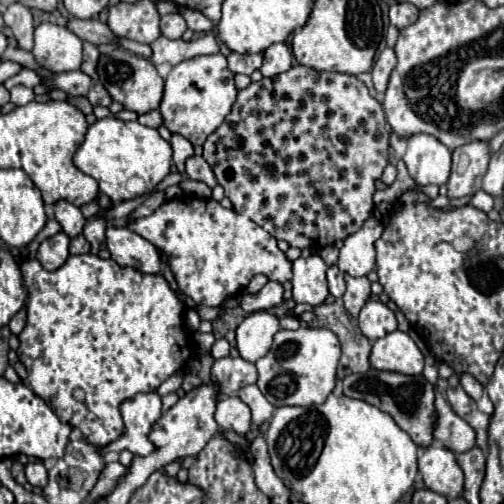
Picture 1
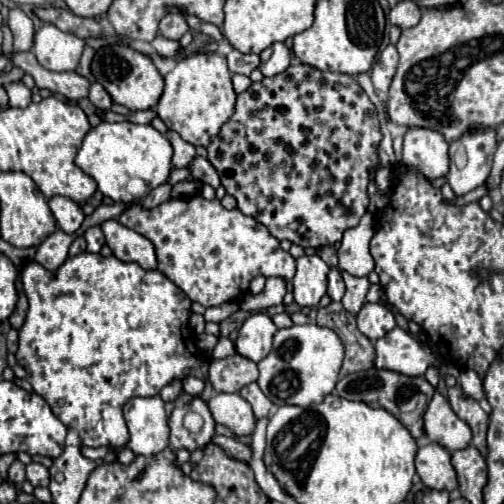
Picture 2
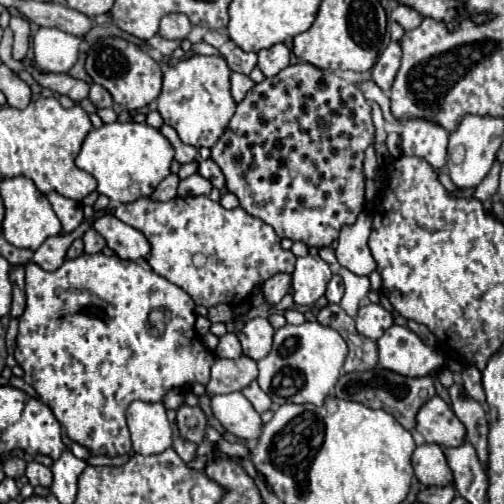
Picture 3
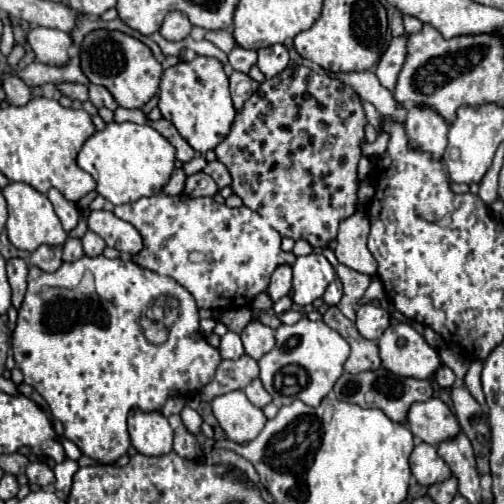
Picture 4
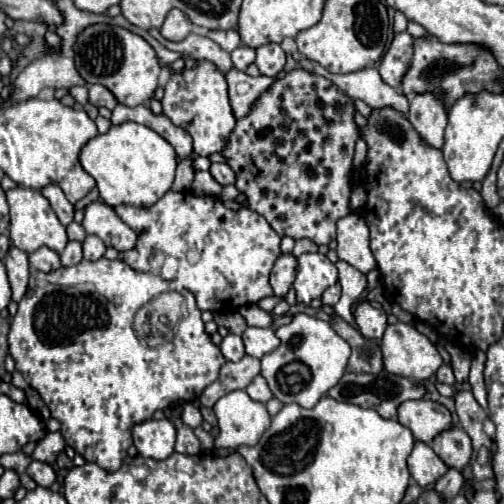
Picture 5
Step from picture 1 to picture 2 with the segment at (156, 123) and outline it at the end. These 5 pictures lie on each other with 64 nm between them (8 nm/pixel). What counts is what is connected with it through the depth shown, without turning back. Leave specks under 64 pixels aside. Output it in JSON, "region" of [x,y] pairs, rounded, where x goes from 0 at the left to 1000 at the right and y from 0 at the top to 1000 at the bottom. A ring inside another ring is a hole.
{"region":[[[286,218],[286,222],[266,222],[266,226],[258,222],[250,234],[270,246],[298,246],[310,234],[310,222],[306,218]]]}

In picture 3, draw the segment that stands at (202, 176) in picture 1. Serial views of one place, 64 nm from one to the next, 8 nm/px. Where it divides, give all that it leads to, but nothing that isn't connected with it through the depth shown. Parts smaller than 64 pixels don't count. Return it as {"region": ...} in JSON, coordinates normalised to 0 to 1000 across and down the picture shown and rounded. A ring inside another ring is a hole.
{"region":[[[397,317],[393,321],[393,345],[405,349],[409,357],[421,361],[425,373],[444,373],[444,349],[440,349],[440,337],[421,321],[421,317]]]}

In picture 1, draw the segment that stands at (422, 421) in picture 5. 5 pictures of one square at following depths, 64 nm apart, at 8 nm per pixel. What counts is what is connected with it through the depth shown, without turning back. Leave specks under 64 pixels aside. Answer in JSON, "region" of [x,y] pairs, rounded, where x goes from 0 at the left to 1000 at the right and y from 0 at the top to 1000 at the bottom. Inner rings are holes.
{"region":[[[865,782],[865,813],[869,837],[861,845],[861,873],[905,901],[937,893],[944,885],[944,857],[929,837],[897,817],[889,798],[873,782]]]}

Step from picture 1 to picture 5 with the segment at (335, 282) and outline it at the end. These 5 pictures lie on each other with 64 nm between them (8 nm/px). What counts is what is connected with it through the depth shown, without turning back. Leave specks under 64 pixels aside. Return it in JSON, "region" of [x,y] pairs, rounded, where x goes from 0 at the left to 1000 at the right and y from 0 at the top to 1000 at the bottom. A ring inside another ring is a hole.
{"region":[[[667,560],[663,567],[655,567],[655,571],[651,571],[651,575],[639,583],[639,603],[663,607],[671,595],[675,595],[675,563]]]}

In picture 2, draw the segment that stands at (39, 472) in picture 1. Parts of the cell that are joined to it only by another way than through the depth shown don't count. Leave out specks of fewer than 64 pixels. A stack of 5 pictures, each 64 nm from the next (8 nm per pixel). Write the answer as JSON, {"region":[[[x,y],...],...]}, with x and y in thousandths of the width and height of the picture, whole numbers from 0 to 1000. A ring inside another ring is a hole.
{"region":[[[60,917],[52,925],[52,948],[63,964],[95,964],[95,956],[99,956],[95,929],[87,929],[83,921],[71,921],[71,917]]]}

